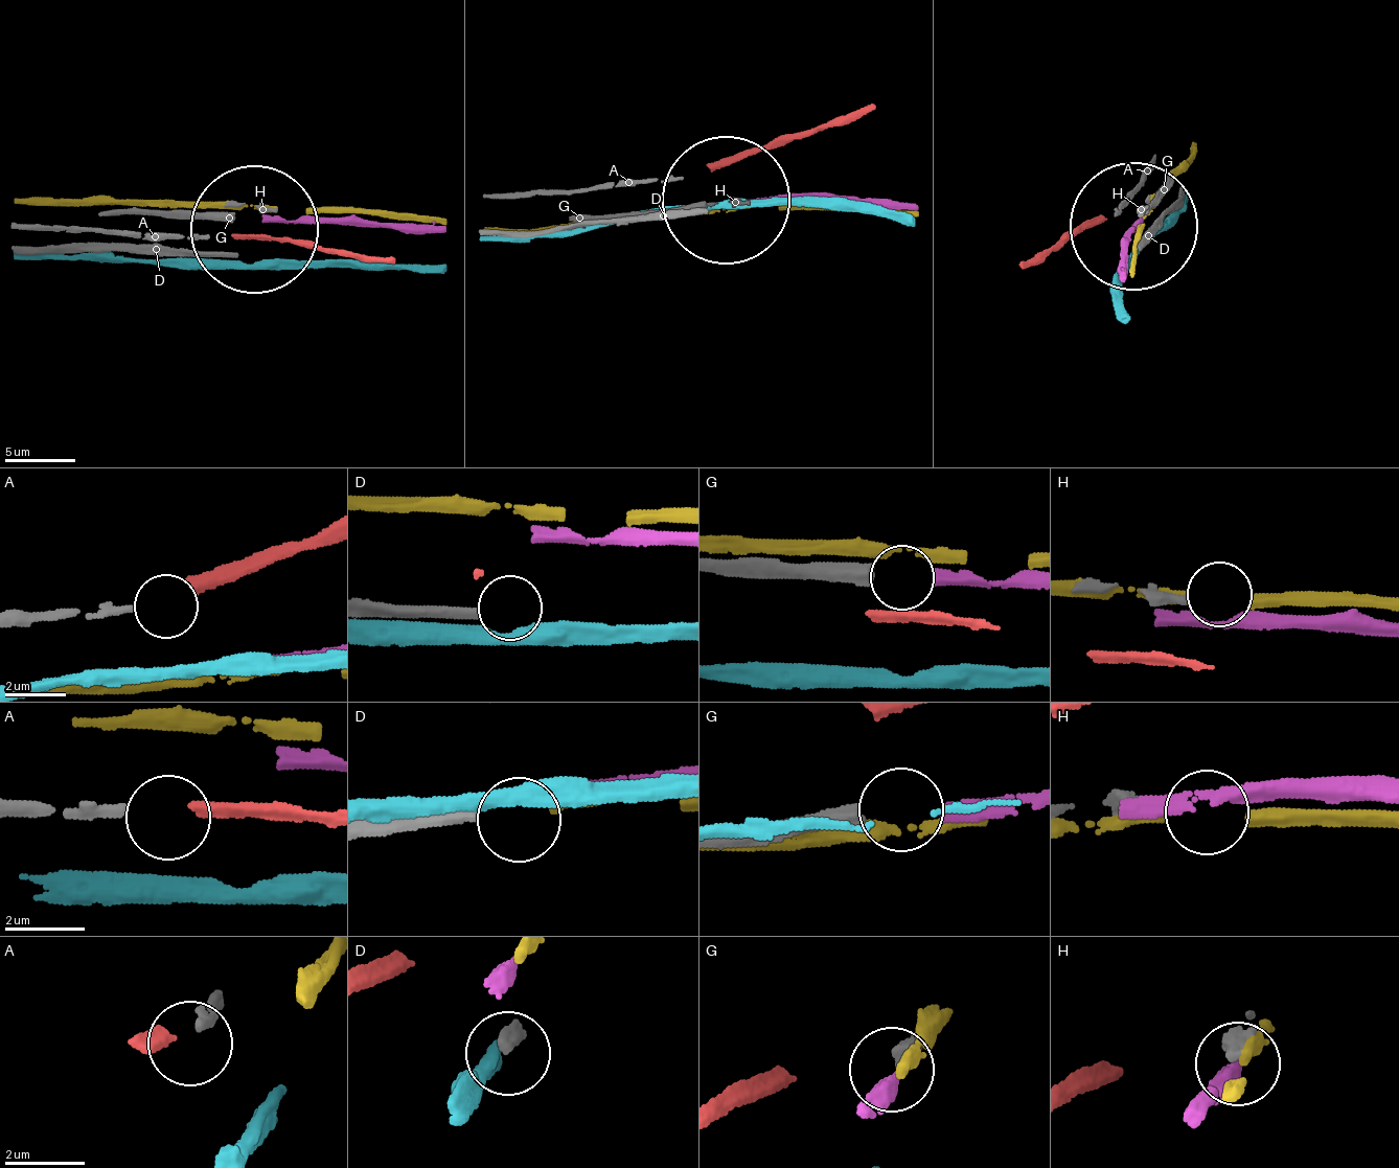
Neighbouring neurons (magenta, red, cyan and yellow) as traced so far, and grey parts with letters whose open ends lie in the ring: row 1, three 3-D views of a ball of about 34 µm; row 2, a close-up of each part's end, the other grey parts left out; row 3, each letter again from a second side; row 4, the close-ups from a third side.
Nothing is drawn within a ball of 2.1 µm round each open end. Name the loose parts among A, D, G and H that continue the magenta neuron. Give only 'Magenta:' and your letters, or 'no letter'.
Magenta: G

